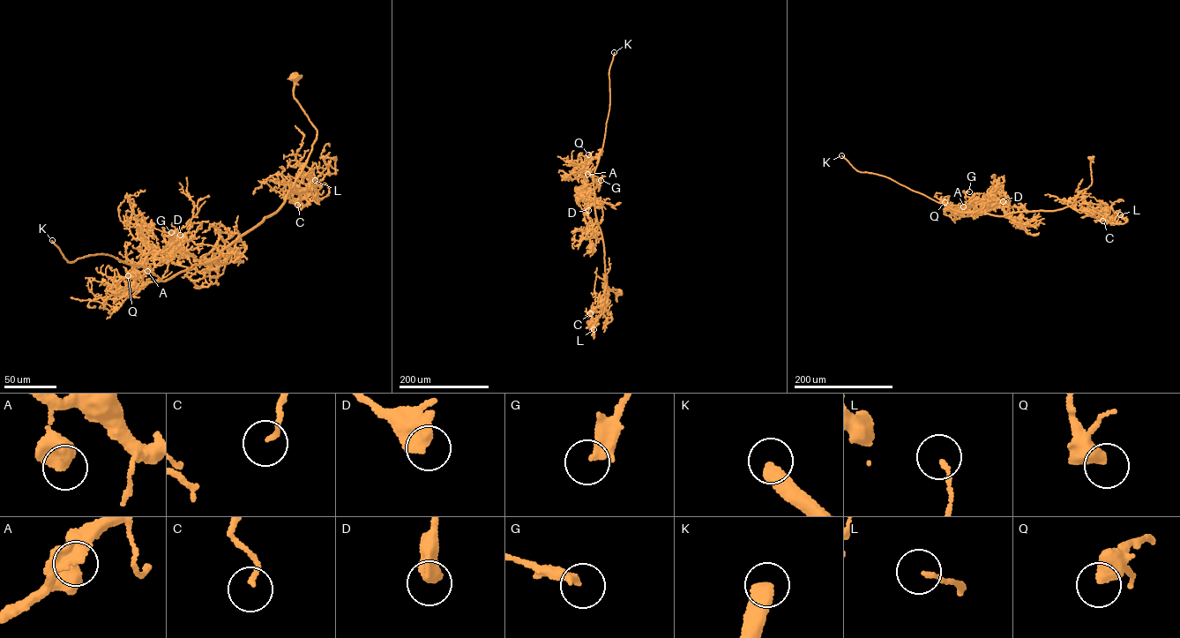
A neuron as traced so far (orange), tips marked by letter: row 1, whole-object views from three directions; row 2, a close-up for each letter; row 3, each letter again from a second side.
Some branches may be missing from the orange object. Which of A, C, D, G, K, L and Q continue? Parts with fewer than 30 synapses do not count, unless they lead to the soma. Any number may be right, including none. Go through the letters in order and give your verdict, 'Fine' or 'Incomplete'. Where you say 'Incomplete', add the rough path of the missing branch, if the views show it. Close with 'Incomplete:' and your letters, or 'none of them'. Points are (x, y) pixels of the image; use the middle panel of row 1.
A: Fine
C: Fine
D: Fine
G: Fine
K: Incomplete
L: Fine
Q: Fine
Incomplete: K

